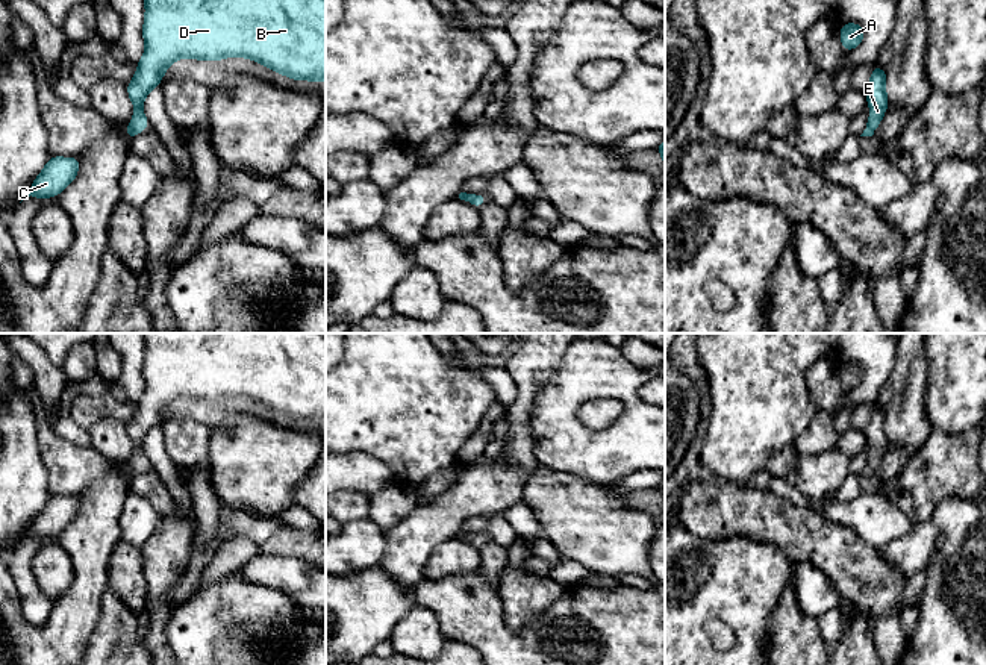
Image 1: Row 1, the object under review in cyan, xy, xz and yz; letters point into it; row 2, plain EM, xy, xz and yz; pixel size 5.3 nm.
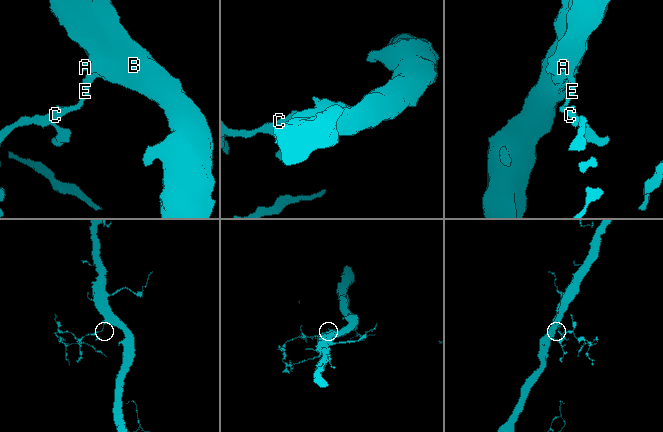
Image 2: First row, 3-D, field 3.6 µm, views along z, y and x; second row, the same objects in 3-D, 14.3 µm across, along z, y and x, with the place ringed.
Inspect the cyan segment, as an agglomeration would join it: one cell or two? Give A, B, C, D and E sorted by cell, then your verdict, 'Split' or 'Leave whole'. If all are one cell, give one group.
Groups: A B C D E. Leave whole

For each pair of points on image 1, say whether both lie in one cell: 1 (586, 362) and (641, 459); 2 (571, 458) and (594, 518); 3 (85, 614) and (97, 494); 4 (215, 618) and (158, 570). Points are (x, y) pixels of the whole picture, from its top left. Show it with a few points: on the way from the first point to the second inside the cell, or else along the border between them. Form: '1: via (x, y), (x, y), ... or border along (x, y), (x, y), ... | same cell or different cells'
1: via (612, 384), (632, 403), (641, 433) | same cell
2: border along (550, 468), (568, 471), (605, 487) | different cells
3: via (90, 583), (90, 538), (97, 524) | same cell
4: border along (176, 605), (165, 626), (167, 640) | different cells

